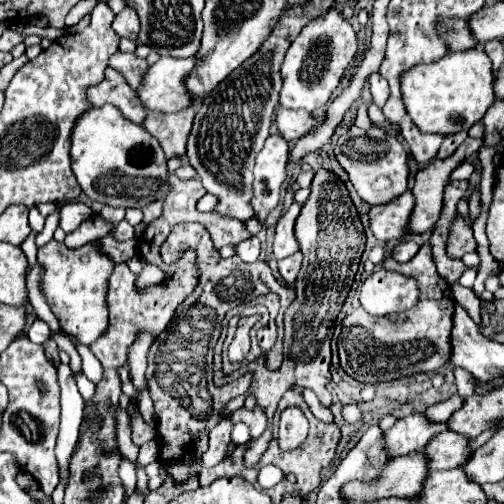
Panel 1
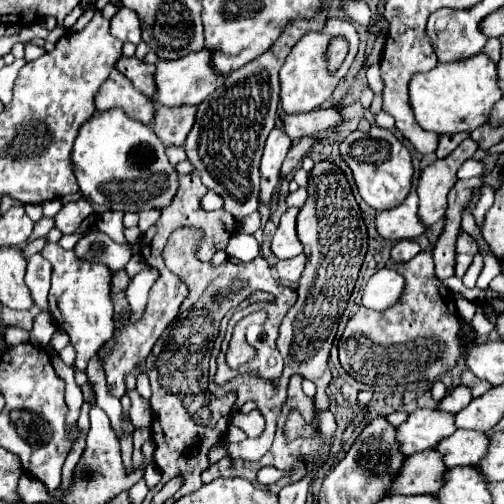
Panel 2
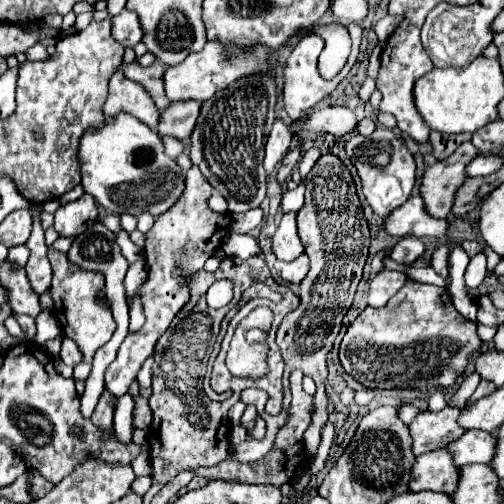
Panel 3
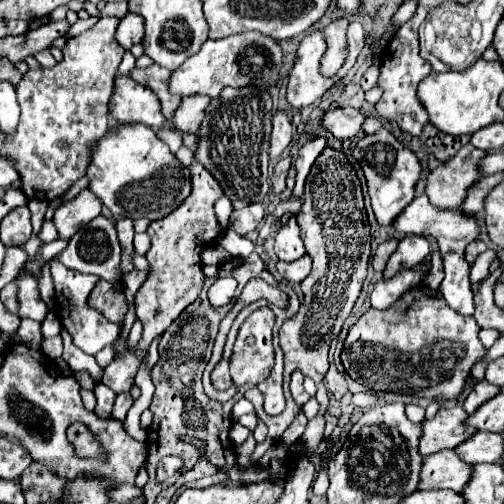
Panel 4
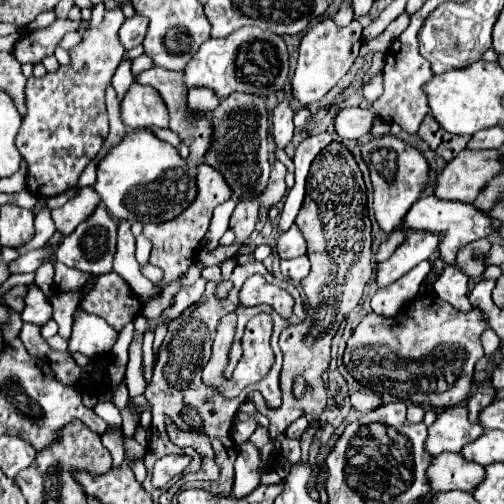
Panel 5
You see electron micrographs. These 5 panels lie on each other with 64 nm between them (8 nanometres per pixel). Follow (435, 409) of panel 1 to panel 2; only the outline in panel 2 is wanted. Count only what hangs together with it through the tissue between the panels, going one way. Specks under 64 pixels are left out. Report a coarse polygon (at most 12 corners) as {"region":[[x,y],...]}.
{"region":[[456,386],[444,396],[436,410],[460,412],[472,400],[470,388]]}

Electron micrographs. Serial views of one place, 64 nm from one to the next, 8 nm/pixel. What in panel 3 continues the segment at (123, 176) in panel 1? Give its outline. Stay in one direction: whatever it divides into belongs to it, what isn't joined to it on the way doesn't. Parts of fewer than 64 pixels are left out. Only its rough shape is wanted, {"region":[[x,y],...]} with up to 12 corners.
{"region":[[122,112],[84,132],[84,192],[160,216],[184,190],[162,138]]}

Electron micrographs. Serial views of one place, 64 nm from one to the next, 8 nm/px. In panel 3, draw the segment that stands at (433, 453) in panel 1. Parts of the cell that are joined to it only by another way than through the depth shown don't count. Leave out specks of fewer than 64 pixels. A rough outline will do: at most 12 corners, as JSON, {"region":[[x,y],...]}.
{"region":[[466,430],[446,446],[456,466],[492,460],[496,438]]}

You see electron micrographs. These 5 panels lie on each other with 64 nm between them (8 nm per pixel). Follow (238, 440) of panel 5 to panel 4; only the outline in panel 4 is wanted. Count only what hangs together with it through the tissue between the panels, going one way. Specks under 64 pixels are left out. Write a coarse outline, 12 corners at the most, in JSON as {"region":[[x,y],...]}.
{"region":[[240,422],[230,428],[230,440],[236,446],[248,438],[250,430]]}

